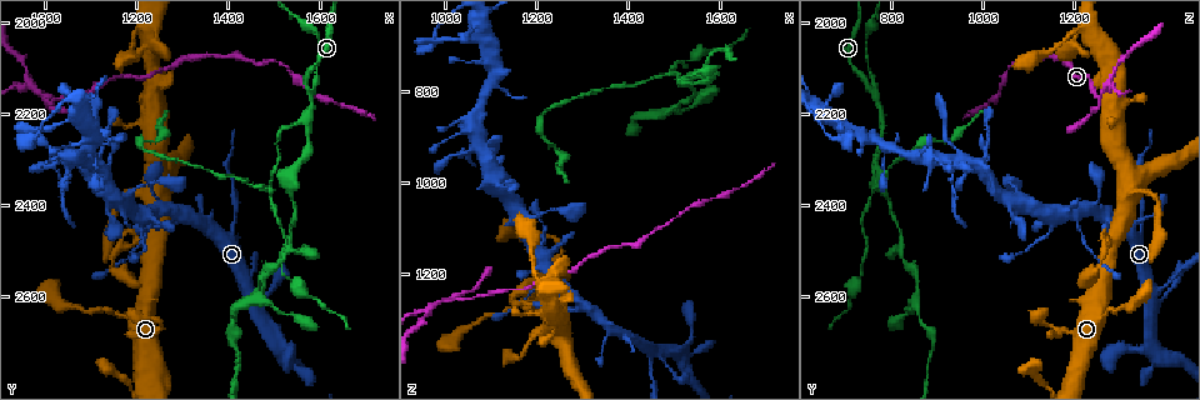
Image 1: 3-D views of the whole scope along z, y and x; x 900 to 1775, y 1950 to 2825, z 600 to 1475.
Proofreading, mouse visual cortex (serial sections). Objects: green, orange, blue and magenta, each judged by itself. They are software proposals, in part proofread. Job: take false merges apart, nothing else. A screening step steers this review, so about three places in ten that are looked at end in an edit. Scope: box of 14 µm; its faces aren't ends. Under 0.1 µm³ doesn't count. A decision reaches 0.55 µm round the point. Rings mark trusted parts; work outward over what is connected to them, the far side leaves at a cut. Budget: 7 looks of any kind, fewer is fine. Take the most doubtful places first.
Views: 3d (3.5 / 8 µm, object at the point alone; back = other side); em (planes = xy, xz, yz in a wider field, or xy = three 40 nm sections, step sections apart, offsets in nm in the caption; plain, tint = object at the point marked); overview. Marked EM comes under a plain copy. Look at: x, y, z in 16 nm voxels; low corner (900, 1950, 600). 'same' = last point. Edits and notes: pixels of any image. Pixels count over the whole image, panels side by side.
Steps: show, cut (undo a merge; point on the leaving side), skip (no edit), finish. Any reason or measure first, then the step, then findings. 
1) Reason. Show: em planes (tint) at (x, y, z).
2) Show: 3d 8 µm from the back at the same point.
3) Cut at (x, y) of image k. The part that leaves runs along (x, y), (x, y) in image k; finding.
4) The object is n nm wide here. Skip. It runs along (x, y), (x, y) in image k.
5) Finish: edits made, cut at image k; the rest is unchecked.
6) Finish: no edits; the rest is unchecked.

Sudden change in width. Show: 3d 3.5 µm from the back at (1570, 2210, 780).

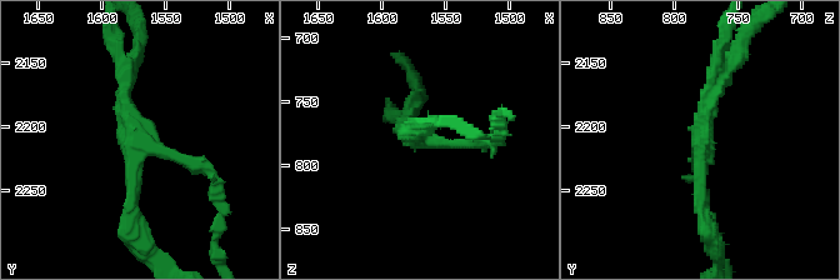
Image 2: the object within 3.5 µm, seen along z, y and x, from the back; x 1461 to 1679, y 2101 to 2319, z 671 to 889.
3 arms meet here; the arms are 150, 150, 200 nm wide; need the tissue. Show: em xy step 1 (tint) at (1572, 2208, 778).

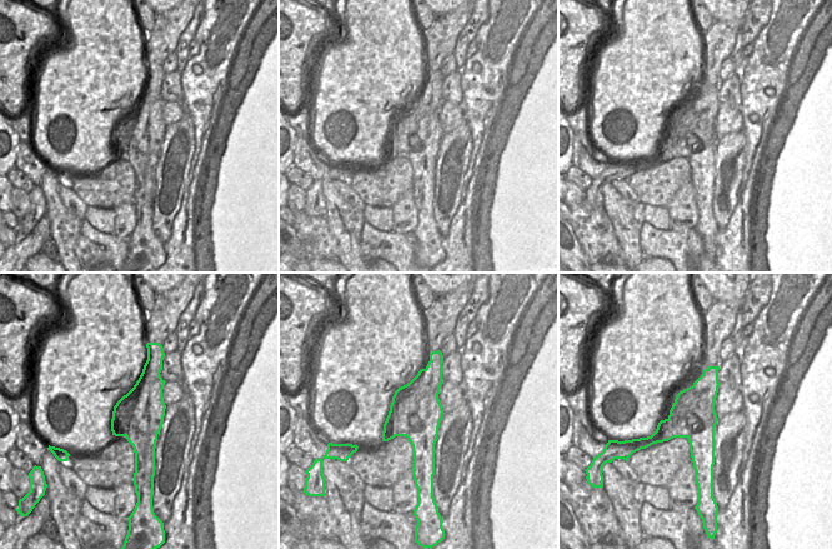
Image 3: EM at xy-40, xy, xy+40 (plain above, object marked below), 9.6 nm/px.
Cut at (189, 159) of image 2. Two cells meet here.

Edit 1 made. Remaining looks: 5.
Redraw. Show: overview.

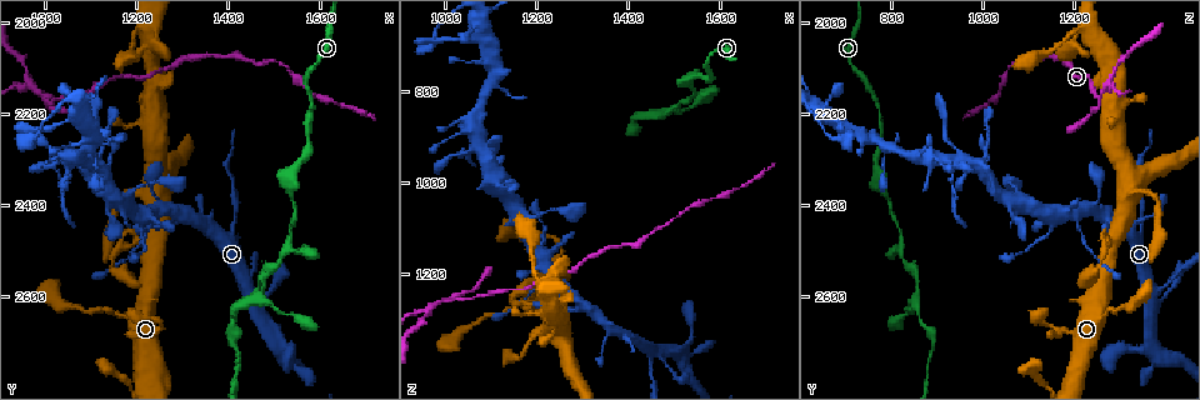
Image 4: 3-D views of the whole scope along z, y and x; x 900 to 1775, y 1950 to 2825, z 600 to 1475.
Calibre changes. Show: 3d 3.5 µm at (1465, 2590, 855).

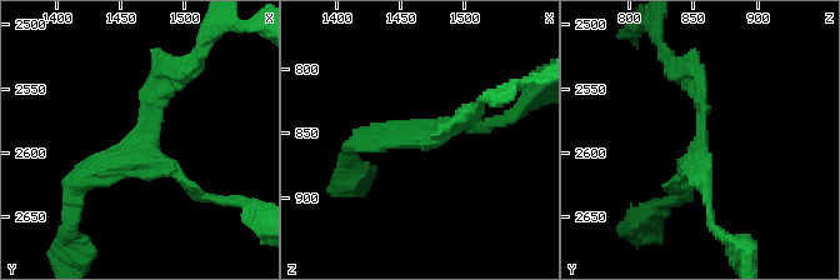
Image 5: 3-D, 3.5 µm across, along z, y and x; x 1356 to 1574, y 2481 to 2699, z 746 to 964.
The arms are 150, 200, 300 nm wide. Skip. It runs along (171, 75), (155, 136), (79, 183) in image 5; all the same cell.

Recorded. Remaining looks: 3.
Arms part here. Show: 3d 8 µm at (965, 2130, 1275).

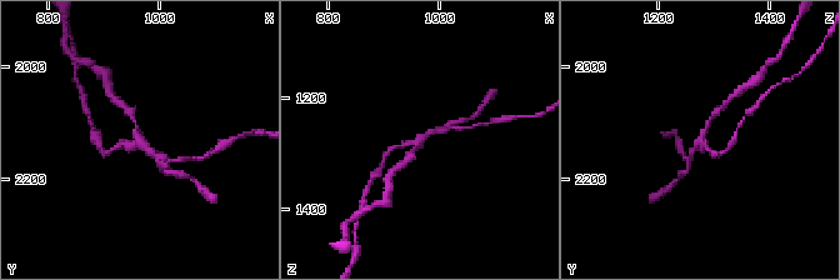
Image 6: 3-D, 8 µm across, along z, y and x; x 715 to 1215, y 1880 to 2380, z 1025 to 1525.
Show: 3d 3.5 µm at (965, 2135, 1275).

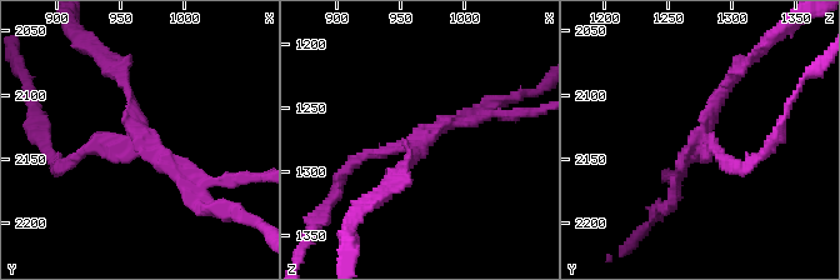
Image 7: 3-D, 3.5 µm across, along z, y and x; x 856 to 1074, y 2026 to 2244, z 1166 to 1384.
3 arms meet here; the arms are 150, 150, 150 nm wide. Show: em xy step 5 (tint) at (964, 2130, 1274).

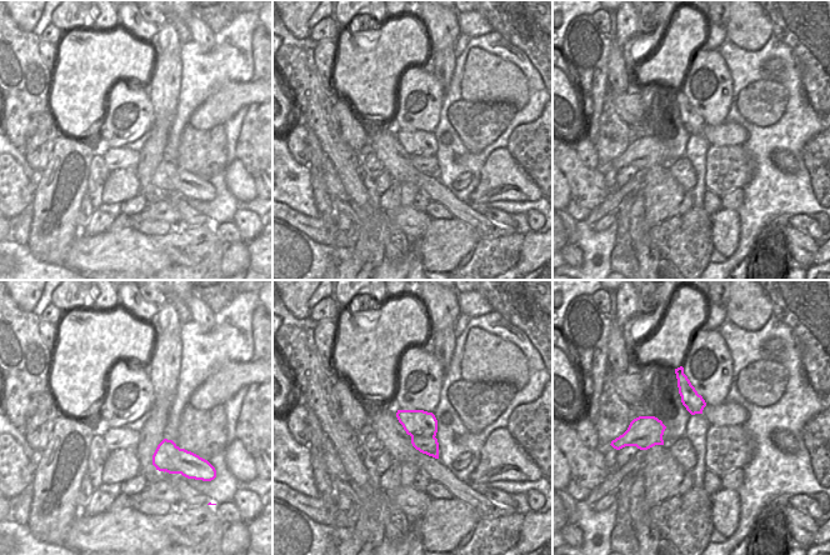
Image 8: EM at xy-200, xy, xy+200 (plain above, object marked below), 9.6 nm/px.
Cut at (721, 93) of image 7. The part that leaves runs along (675, 181), (710, 116) in image 7; two cells meet here.

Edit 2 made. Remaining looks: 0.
Finish: edits made, cut at image 2, cut at image 7; the rest is unchecked.

